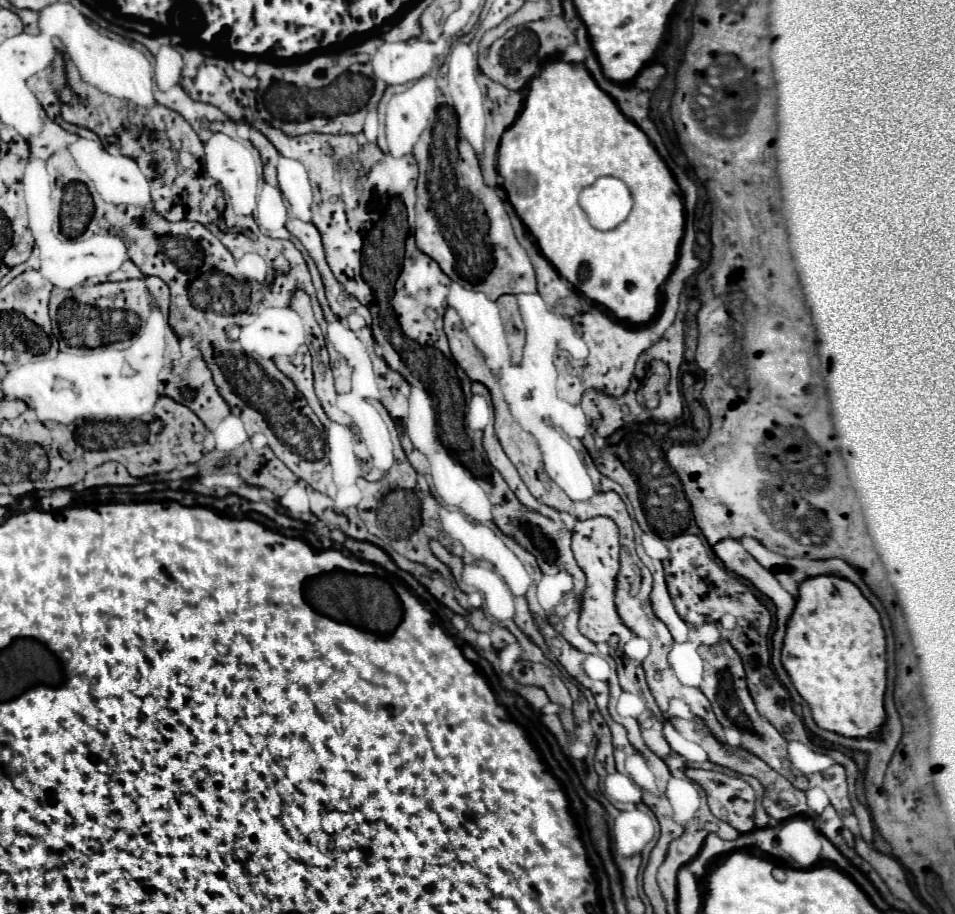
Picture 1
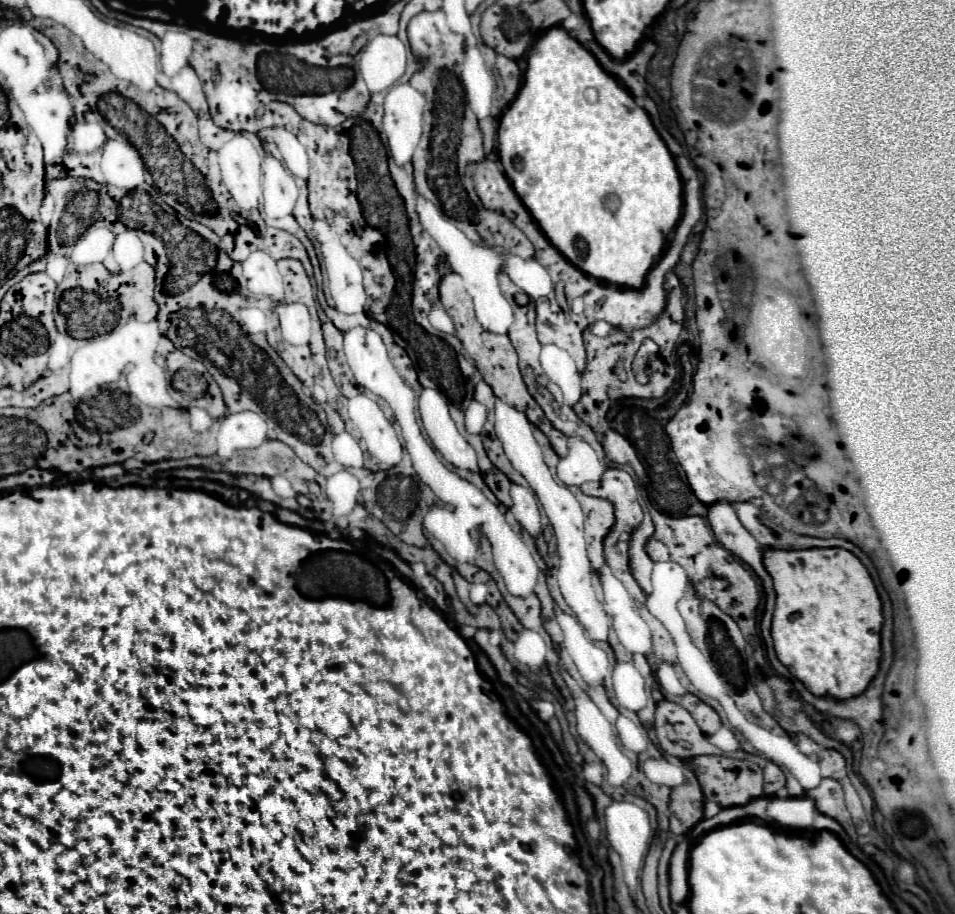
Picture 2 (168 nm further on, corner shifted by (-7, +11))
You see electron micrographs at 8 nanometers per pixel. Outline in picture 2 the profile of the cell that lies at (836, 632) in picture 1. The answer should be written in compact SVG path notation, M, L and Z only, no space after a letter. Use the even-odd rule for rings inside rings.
M769 546L763 548L763 566L771 574L777 592L771 636L779 662L815 696L859 696L873 680L881 658L881 600L867 568L843 548L781 550Z

